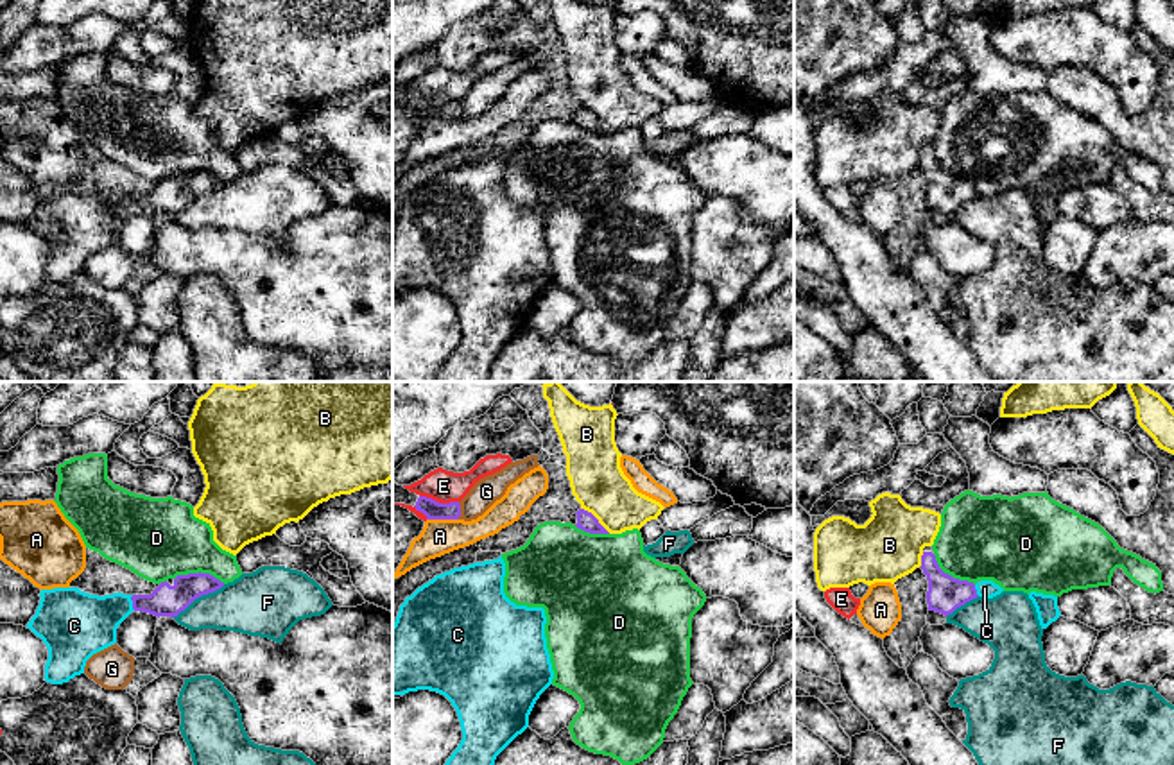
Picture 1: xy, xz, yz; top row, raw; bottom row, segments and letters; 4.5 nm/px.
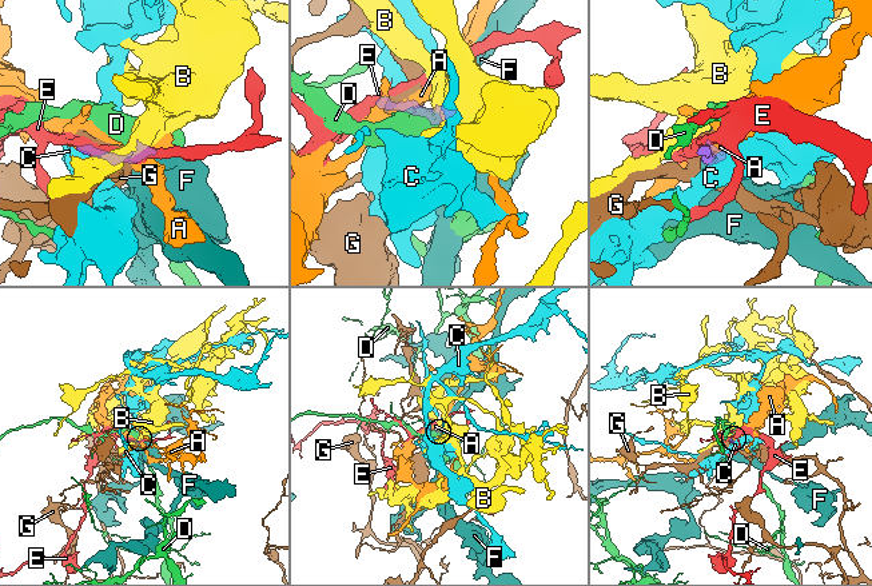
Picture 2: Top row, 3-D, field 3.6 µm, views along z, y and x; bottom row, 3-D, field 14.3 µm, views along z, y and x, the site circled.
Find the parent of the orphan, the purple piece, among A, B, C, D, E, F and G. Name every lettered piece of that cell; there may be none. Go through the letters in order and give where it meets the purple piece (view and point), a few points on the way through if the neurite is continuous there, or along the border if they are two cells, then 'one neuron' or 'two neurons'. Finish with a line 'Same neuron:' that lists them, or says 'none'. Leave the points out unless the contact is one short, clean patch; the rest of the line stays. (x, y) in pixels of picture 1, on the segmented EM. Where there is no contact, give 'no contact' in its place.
A: xz (443, 518) | along xz (427, 518), (457, 520) | two neurons
B: xz (595, 518) | along xz (581, 507), (610, 532) | two neurons
C: xy (133, 602) | along xy (131, 595), (135, 610) | two neurons
D: xy (199, 572) | along xy (174, 577), (208, 572), (224, 583) | two neurons
E: xz (438, 502) | along xz (420, 495), (440, 502), (457, 502) | two neurons
F: xy (198, 597) | along xy (224, 584), (196, 597), (172, 617) | two neurons
G: xz (459, 511) | along xz (457, 502), (459, 518) | two neurons
Same neuron: none

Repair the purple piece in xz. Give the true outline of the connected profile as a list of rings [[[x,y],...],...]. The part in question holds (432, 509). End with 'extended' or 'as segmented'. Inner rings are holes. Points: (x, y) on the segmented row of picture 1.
[[[393,480],[393,503],[412,505],[416,511],[423,512],[427,520],[459,520],[461,505],[459,502],[439,503],[432,498],[410,493],[403,486]]] | extended

